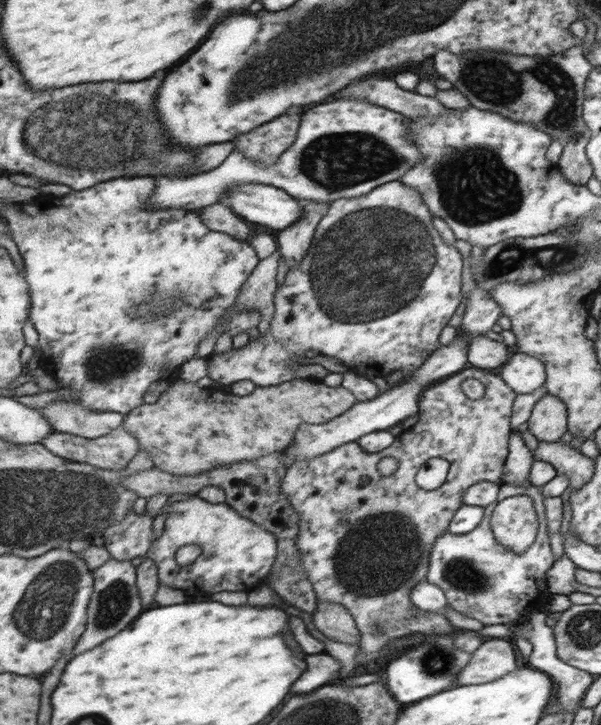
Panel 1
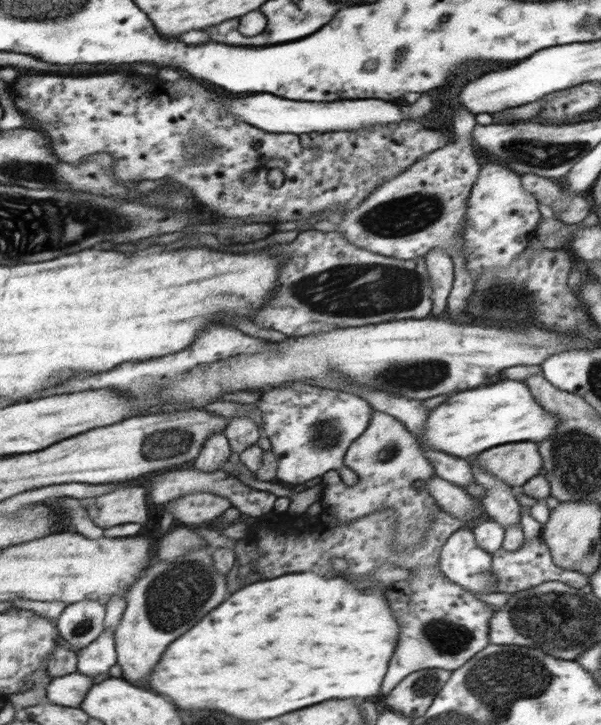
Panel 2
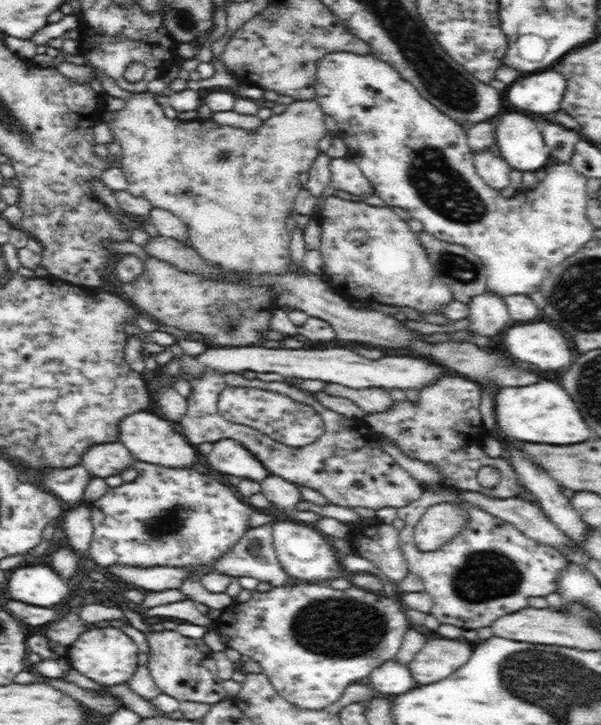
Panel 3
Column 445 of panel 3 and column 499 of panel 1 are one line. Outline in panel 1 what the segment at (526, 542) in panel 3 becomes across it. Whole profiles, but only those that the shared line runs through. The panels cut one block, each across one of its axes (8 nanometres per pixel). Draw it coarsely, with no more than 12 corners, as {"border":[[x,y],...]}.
{"border":[[527,479],[539,528],[517,554],[497,542],[495,505],[468,534],[434,543],[427,581],[484,625],[547,612],[544,493]]}

